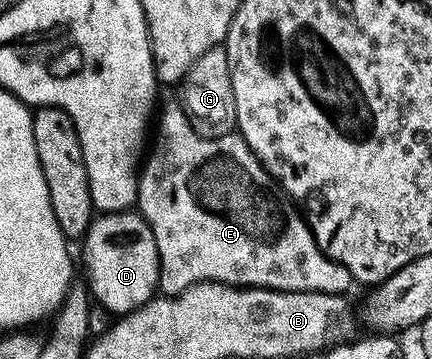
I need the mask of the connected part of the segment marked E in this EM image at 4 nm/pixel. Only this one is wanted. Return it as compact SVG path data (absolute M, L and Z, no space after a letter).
M173 102L161 114L160 121L158 120L159 116L154 124L156 141L153 144L151 141L150 151L147 153L138 173L135 207L150 226L150 230L154 234L154 242L158 246L158 254L160 255L160 282L158 288L163 295L179 296L190 286L201 284L207 280L218 282L219 284L230 284L237 288L274 288L277 292L325 292L335 296L347 293L347 288L353 287L354 281L352 275L346 270L346 266L337 264L335 260L330 259L321 250L311 228L308 226L307 219L302 215L301 209L281 191L277 185L276 178L266 171L260 159L252 153L250 146L246 146L246 142L239 134L229 134L218 138L200 136L194 130L192 123L188 121L188 116L184 113L183 107L176 102Z

